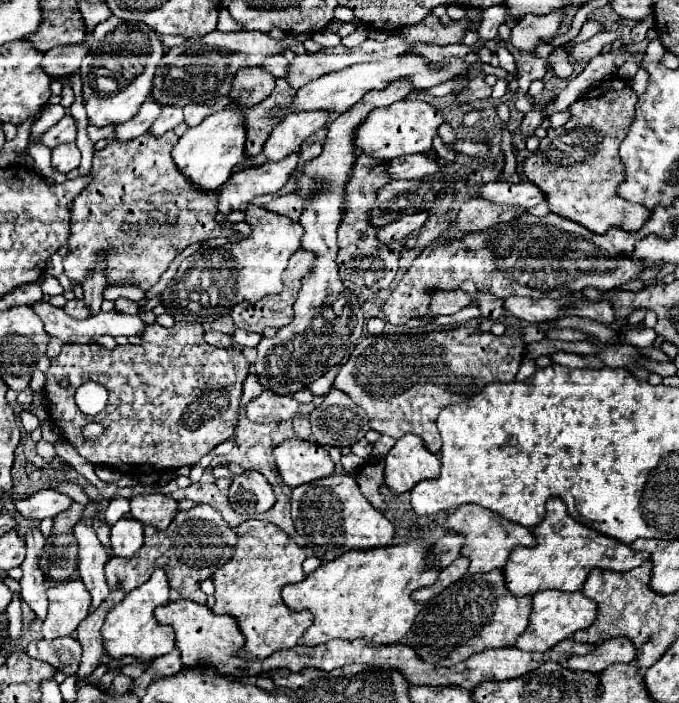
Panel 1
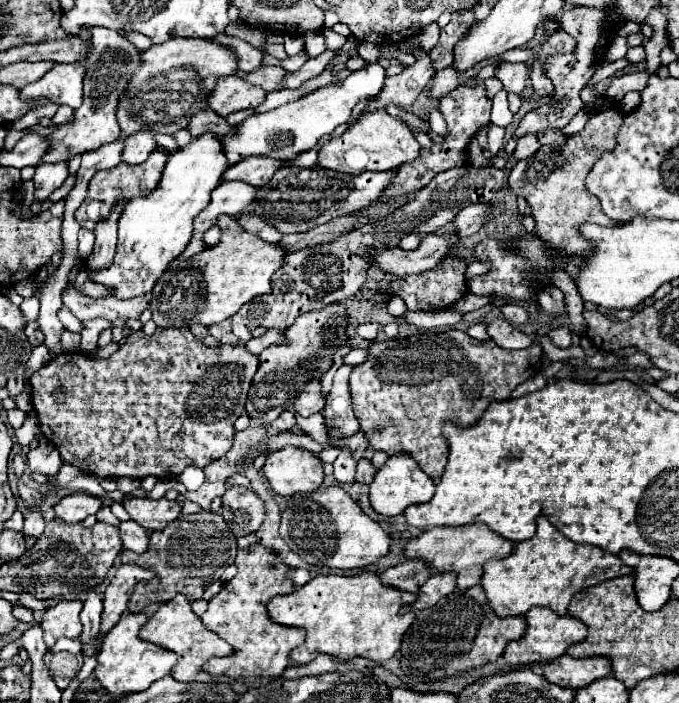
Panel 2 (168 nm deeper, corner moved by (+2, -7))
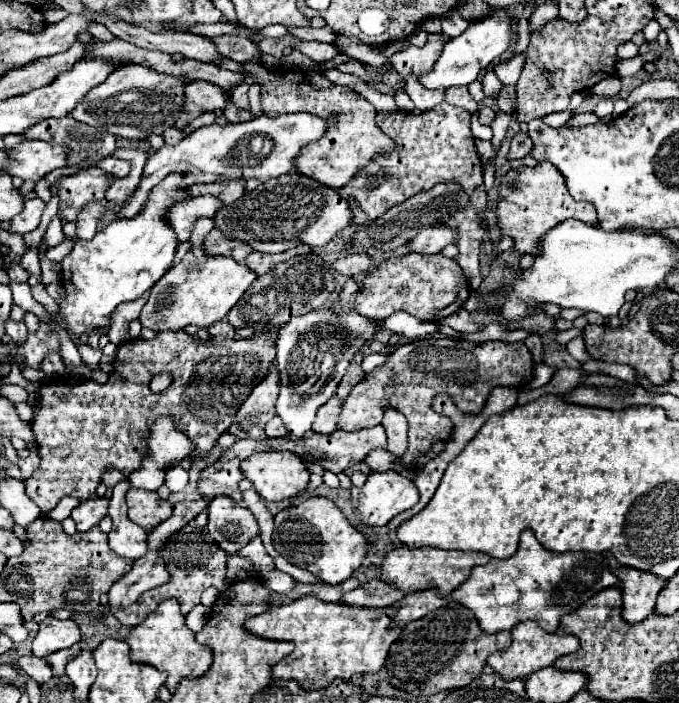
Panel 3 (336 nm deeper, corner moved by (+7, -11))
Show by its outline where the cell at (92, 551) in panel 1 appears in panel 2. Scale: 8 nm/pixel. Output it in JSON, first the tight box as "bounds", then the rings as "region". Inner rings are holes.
{"bounds":[78,591,102,645],"region":[[[88,591],[88,599],[86,599],[82,615],[80,615],[84,631],[78,639],[82,641],[82,645],[92,645],[94,639],[98,637],[98,633],[100,633],[100,615],[102,615],[102,601],[100,601],[98,593]]]}

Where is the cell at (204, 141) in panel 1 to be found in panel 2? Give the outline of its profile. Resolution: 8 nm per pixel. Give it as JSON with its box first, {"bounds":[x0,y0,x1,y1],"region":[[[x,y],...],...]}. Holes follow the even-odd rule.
{"bounds":[86,133,228,299],"region":[[[204,133],[196,139],[192,139],[192,143],[188,147],[184,147],[182,151],[170,153],[158,187],[146,197],[138,197],[138,195],[132,197],[130,203],[124,207],[122,217],[118,221],[118,245],[116,245],[116,255],[112,259],[112,263],[102,269],[90,269],[86,265],[88,279],[108,287],[112,291],[112,295],[116,295],[118,299],[132,299],[132,297],[150,293],[156,279],[170,267],[170,263],[176,257],[182,255],[182,251],[190,243],[192,219],[206,207],[206,203],[210,203],[210,193],[212,193],[212,189],[216,189],[220,185],[220,177],[226,169],[228,169],[228,163],[226,163],[226,155],[220,147],[220,139],[212,133]]]}

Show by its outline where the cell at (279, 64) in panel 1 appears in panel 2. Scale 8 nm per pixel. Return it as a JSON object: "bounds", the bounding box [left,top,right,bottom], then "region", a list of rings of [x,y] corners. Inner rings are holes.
{"bounds":[212,33,262,73],"region":[[[222,33],[222,35],[216,35],[212,41],[224,45],[224,47],[230,47],[230,51],[238,57],[238,69],[242,69],[244,73],[256,71],[262,65],[262,53],[256,47],[252,47],[250,43],[246,43],[244,39]]]}

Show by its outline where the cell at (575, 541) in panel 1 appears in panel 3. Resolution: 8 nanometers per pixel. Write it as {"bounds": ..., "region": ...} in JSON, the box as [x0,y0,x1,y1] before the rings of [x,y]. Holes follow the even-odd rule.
{"bounds":[453,531,621,633],"region":[[[533,531],[521,533],[521,543],[515,555],[509,559],[491,559],[487,565],[473,567],[471,577],[453,591],[453,599],[469,607],[479,627],[485,633],[497,633],[513,629],[519,621],[533,619],[545,631],[557,631],[559,619],[597,591],[617,587],[621,581],[609,571],[603,555],[597,553],[551,553],[537,543]]]}

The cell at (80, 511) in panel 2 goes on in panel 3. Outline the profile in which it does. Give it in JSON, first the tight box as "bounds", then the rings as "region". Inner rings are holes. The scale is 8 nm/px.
{"bounds":[71,497,109,531],"region":[[[91,497],[87,501],[81,501],[73,513],[71,519],[77,523],[79,531],[89,531],[93,525],[97,525],[105,515],[107,515],[107,505],[109,501],[103,497]]]}

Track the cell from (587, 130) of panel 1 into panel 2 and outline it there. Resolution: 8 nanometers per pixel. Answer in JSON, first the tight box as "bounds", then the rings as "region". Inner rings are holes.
{"bounds":[508,107,622,255],"region":[[[618,107],[606,109],[598,115],[592,115],[586,127],[568,139],[566,145],[552,149],[542,147],[532,157],[518,161],[508,177],[508,189],[516,197],[524,197],[532,209],[532,217],[536,221],[536,237],[540,237],[546,247],[558,251],[562,255],[582,255],[588,249],[586,239],[578,235],[578,223],[596,223],[596,225],[616,225],[610,217],[602,213],[598,207],[598,199],[586,191],[584,179],[590,167],[596,163],[598,155],[610,151],[614,145],[614,135],[622,123],[622,113]]]}

